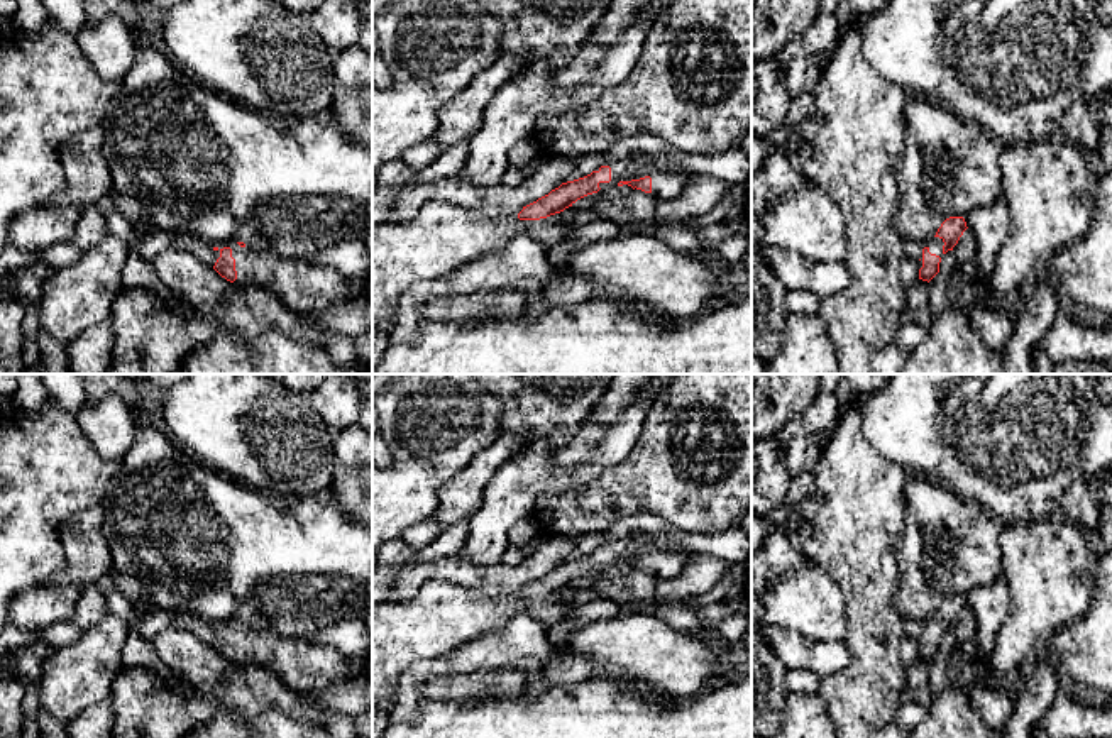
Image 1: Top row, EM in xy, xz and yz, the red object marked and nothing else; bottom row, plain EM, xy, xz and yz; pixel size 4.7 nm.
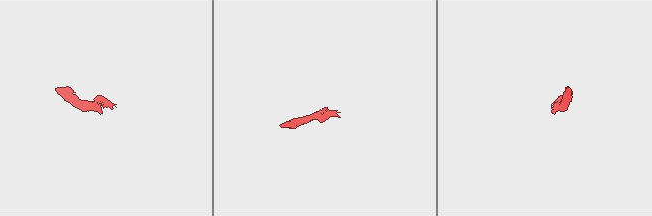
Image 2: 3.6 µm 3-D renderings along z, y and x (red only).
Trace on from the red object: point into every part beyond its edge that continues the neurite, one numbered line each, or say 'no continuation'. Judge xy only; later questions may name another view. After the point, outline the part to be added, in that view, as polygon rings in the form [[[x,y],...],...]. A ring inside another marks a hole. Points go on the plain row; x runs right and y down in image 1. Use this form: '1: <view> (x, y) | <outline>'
1: xy (305, 669) | [[[235,620],[220,621],[217,638],[223,626],[232,628],[239,665],[271,667],[279,680],[295,694],[320,694],[340,679],[352,675],[347,657],[325,645],[310,645],[305,638],[283,638],[276,633],[257,633],[240,626]]]

